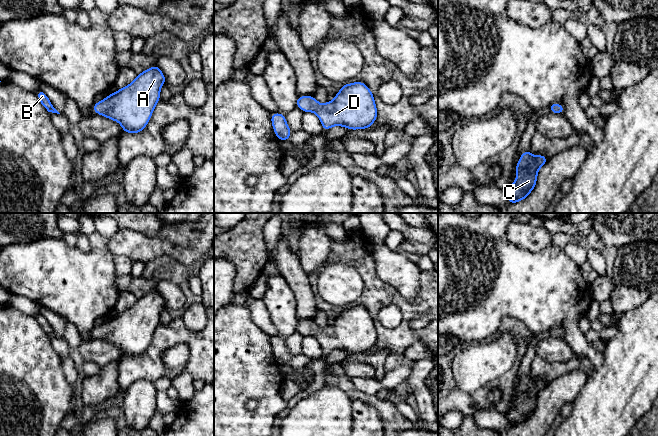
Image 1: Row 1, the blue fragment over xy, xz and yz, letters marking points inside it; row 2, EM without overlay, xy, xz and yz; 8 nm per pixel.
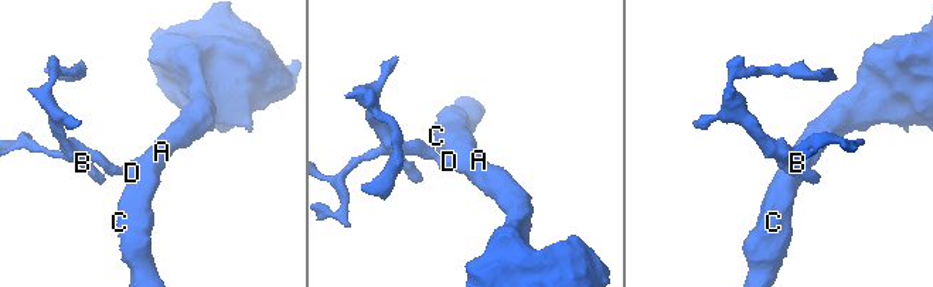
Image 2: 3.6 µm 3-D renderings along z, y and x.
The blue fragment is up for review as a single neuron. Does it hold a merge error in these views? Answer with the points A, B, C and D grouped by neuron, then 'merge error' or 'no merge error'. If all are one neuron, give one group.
groups A B C D; no merge error

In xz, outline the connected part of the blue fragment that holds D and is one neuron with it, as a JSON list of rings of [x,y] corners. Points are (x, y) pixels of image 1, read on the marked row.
[[[363,82],[345,84],[335,95],[335,99],[323,106],[314,96],[298,96],[296,106],[303,112],[316,113],[323,131],[332,126],[347,129],[368,129],[377,119],[374,95]]]

